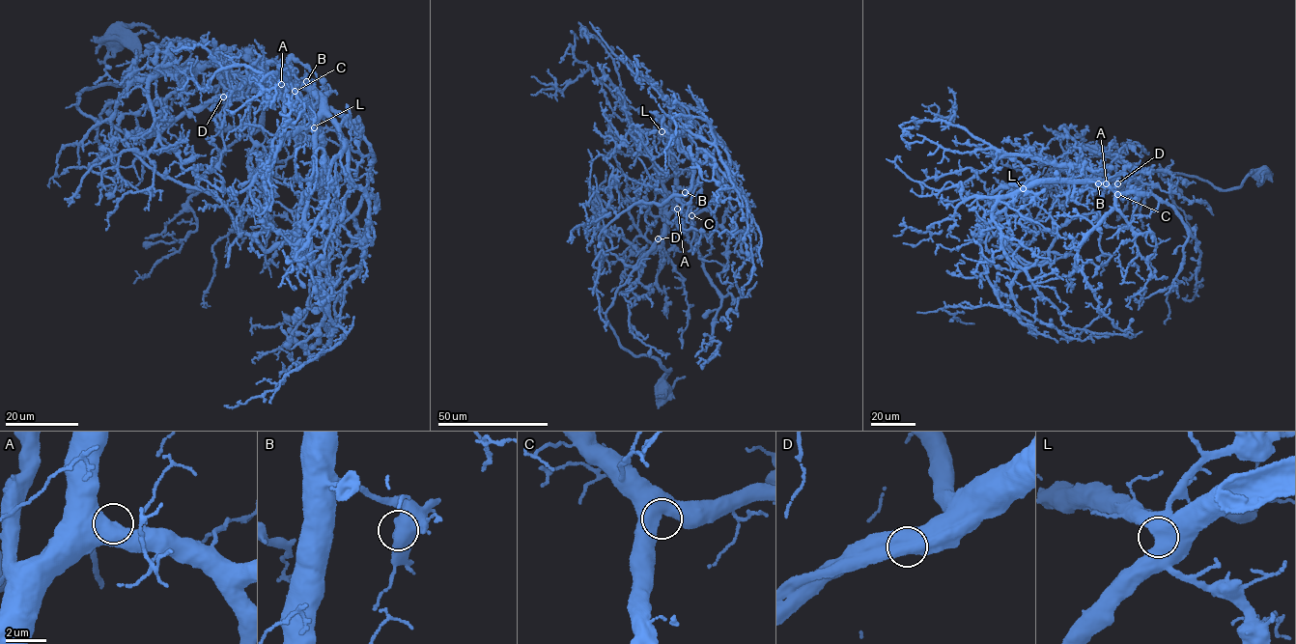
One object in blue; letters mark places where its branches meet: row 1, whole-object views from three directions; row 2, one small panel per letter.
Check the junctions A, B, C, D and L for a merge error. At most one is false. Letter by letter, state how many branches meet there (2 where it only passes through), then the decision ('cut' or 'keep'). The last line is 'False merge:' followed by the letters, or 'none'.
A: 1 | keep
B: 1 | keep
C: 1 | keep
D: 1 | keep
L: 1 | keep
False merge: none

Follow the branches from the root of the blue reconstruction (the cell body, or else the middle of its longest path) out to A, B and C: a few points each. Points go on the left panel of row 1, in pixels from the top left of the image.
A: (117, 37), (135, 57), (123, 82), (85, 89), (77, 106), (127, 136), (154, 134), (244, 86), (281, 84)
B: (117, 37), (135, 57), (123, 82), (85, 89), (77, 106), (127, 136), (154, 134), (244, 86), (306, 81)
C: (117, 37), (135, 57), (123, 82), (85, 89), (77, 106), (127, 136), (154, 134), (247, 85), (295, 91)

